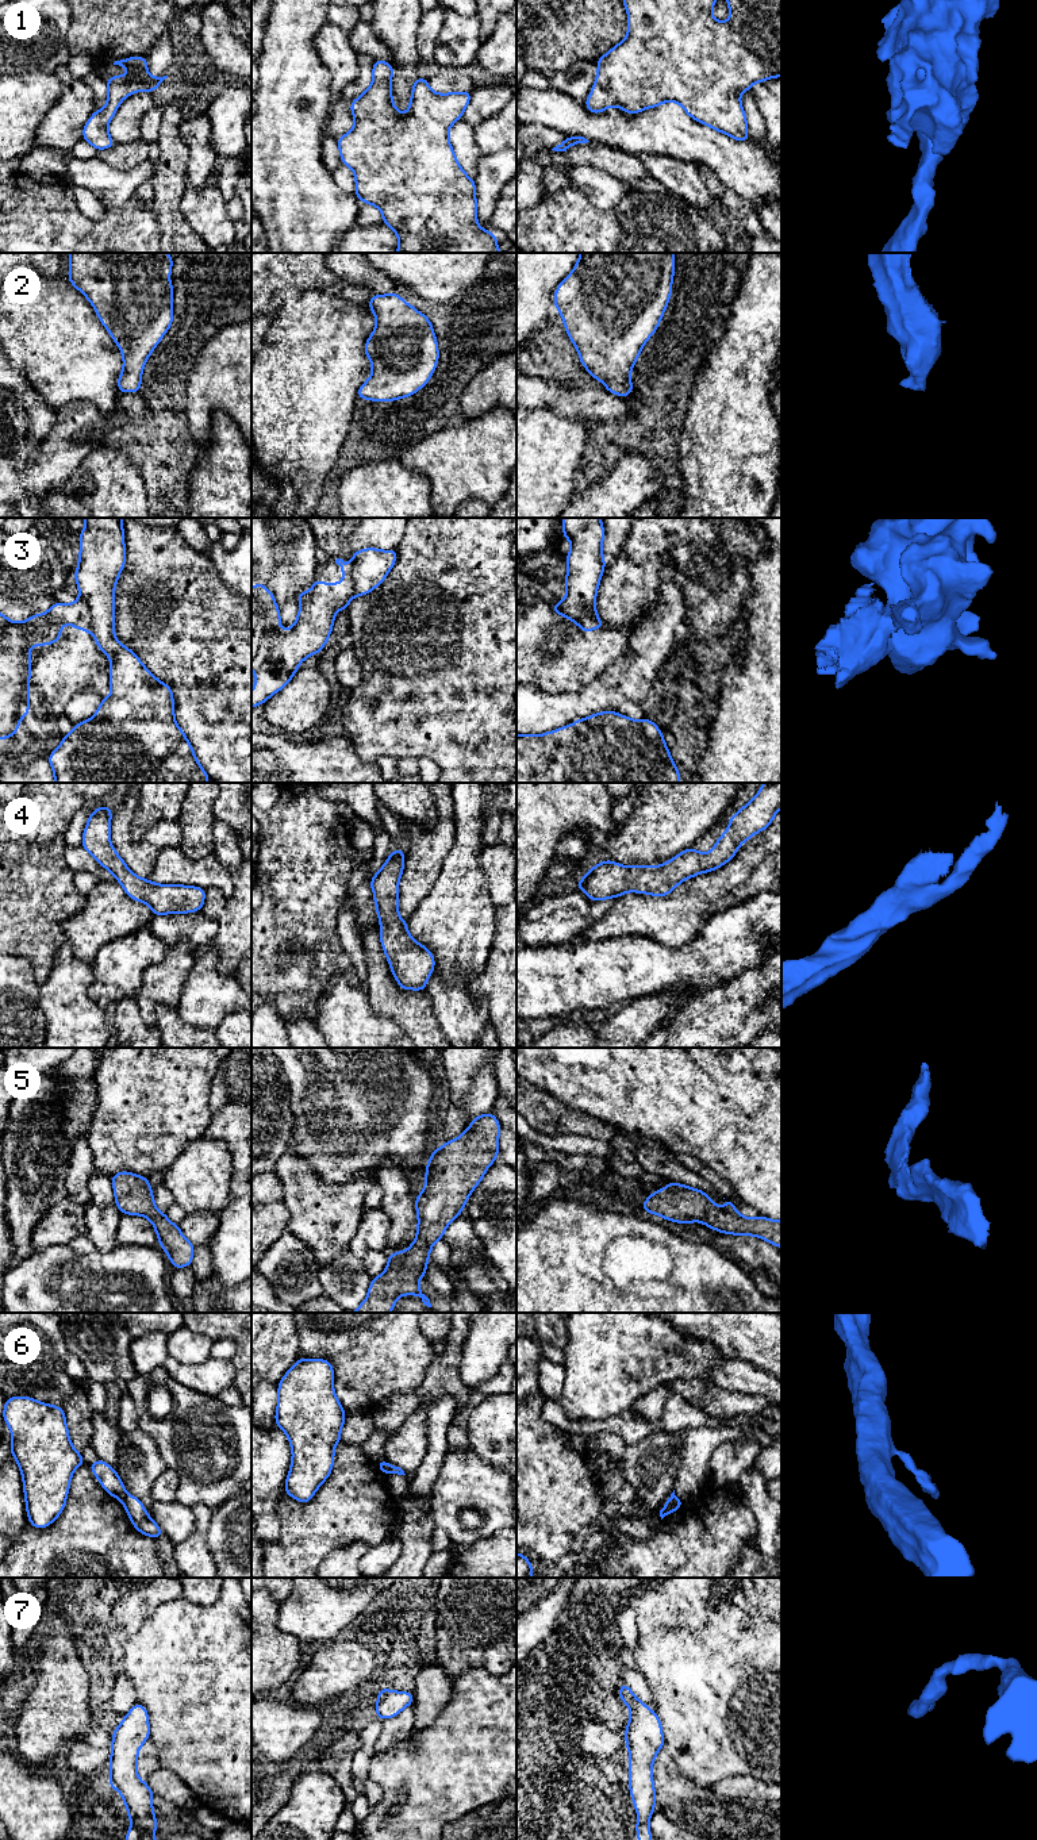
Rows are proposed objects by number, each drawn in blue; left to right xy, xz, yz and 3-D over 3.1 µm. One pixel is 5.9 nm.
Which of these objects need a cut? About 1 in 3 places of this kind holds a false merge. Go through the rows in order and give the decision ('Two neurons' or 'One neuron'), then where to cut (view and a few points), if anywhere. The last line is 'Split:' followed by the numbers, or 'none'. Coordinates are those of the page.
1: One neuron. No split
2: One neuron. No split
3: Two neurons. Split along xy (80, 596), (88, 609), (92, 632)
4: One neuron. No split
5: One neuron. No split
6: Two neurons. Split along xz (390, 1466), (387, 1472)
7: One neuron. No split
Split: 3, 6

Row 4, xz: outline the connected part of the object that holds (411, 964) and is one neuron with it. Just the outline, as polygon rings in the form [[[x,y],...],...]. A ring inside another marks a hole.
[[[393,849],[369,886],[375,892],[380,941],[393,977],[403,990],[426,990],[434,971],[433,953],[407,931],[407,921],[399,915],[399,880],[404,869],[404,849]]]

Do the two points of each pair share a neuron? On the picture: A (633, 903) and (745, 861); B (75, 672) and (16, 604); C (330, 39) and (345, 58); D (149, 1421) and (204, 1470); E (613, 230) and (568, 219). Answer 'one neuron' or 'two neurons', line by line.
A: one neuron
B: two neurons
C: one neuron
D: one neuron
E: one neuron

